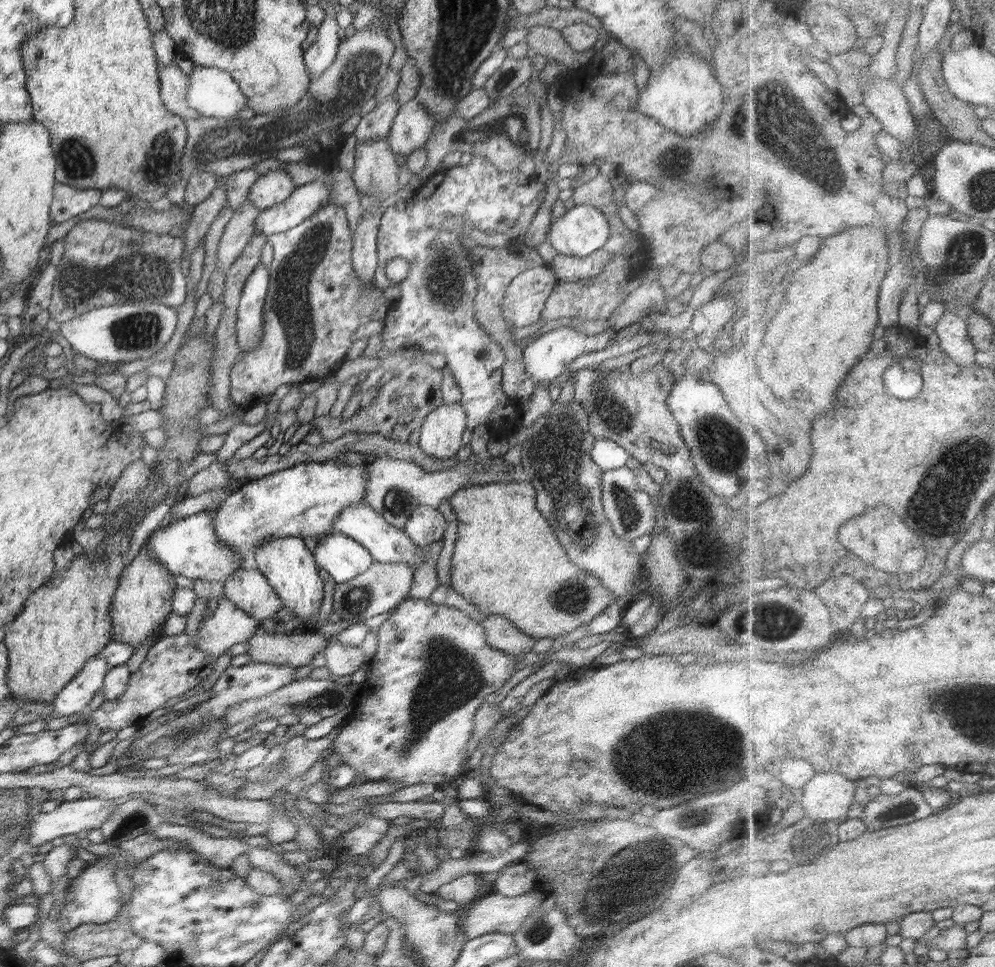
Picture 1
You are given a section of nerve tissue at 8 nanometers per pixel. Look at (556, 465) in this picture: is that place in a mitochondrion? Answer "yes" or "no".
yes

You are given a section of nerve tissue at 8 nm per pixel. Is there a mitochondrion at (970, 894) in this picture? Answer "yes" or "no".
no

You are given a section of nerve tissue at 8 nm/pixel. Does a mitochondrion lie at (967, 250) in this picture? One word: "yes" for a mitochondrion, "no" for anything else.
yes

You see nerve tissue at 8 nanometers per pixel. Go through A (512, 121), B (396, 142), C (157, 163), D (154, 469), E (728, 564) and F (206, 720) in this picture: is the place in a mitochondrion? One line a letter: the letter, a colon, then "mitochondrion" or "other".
A: mitochondrion
B: other
C: mitochondrion
D: other
E: other
F: mitochondrion

